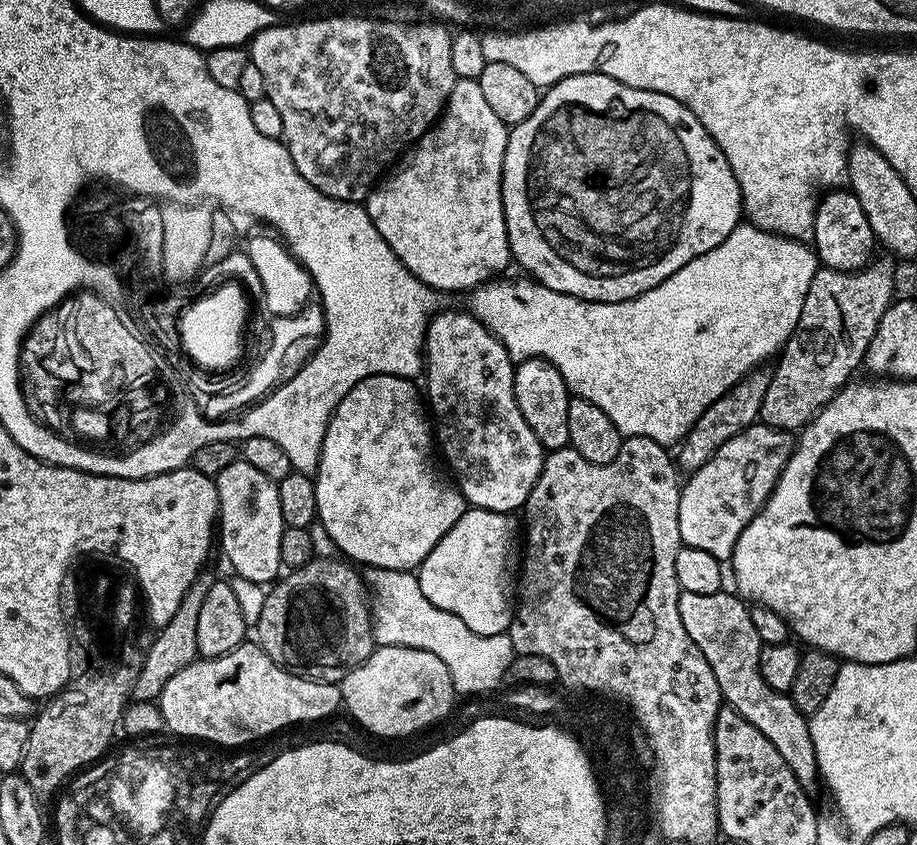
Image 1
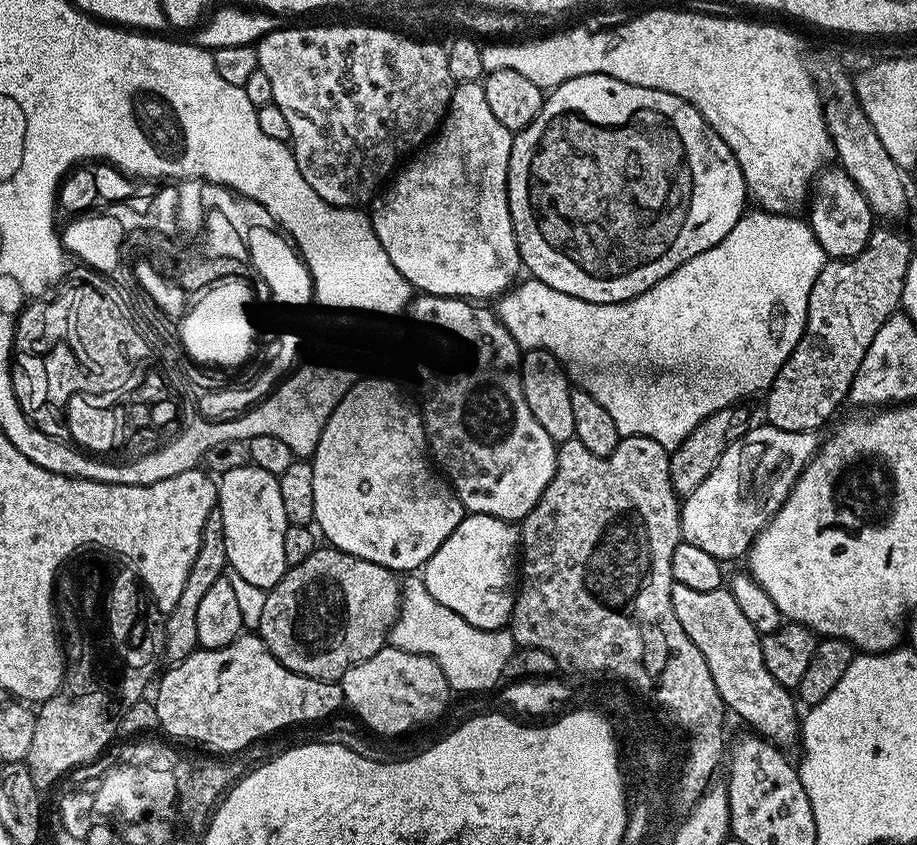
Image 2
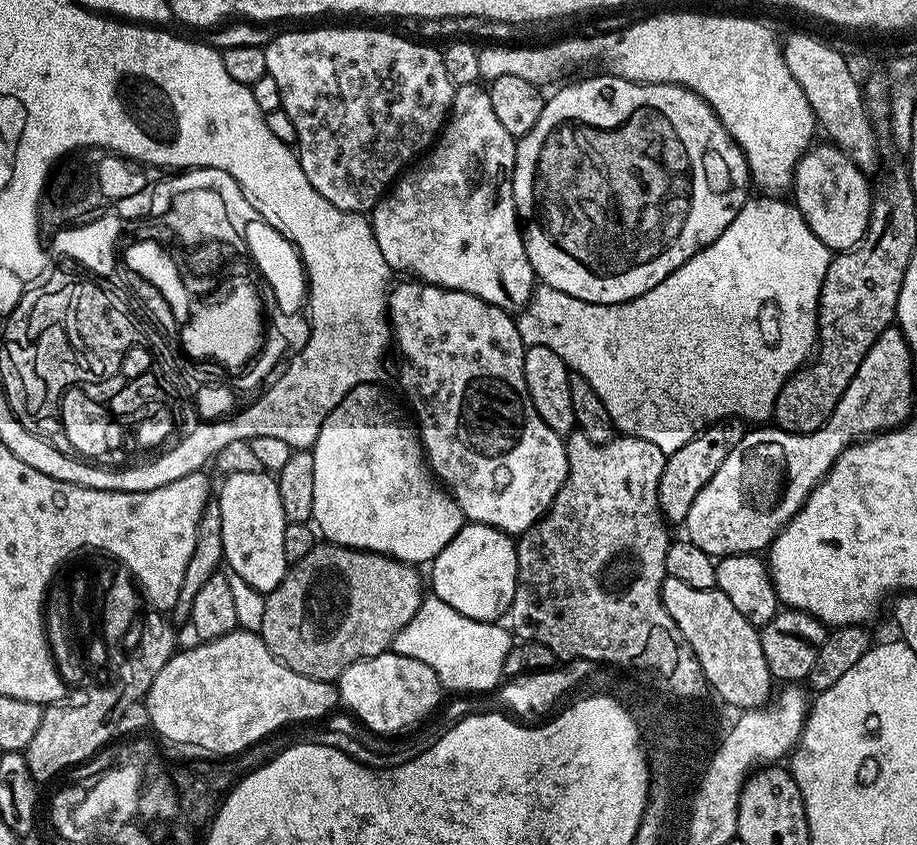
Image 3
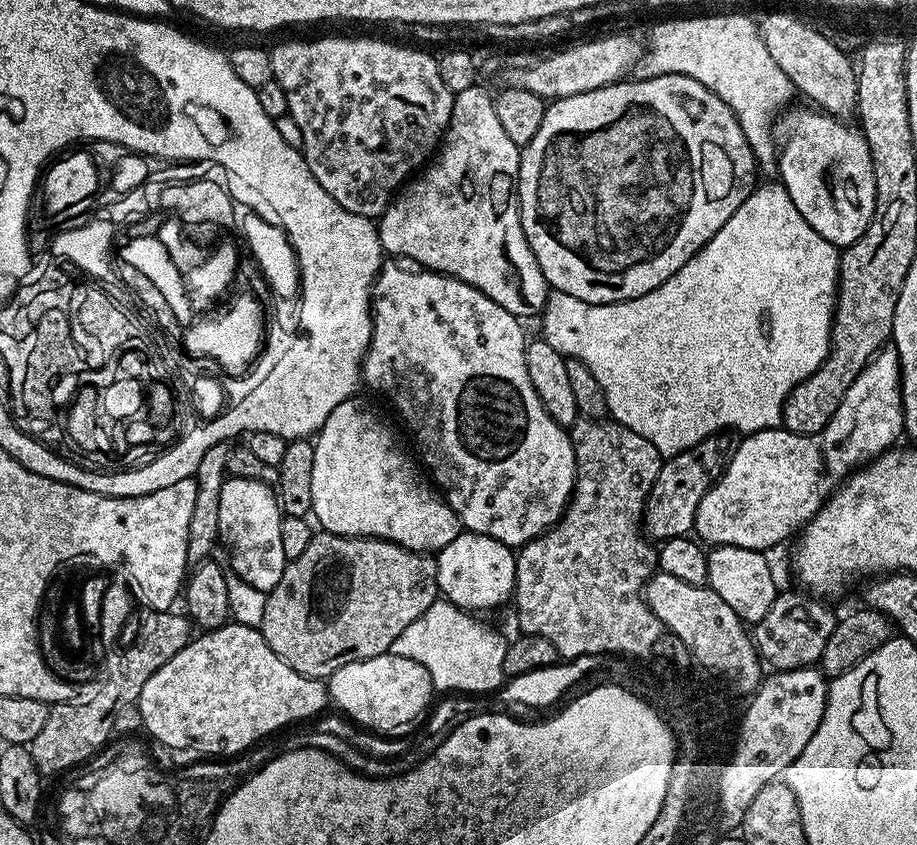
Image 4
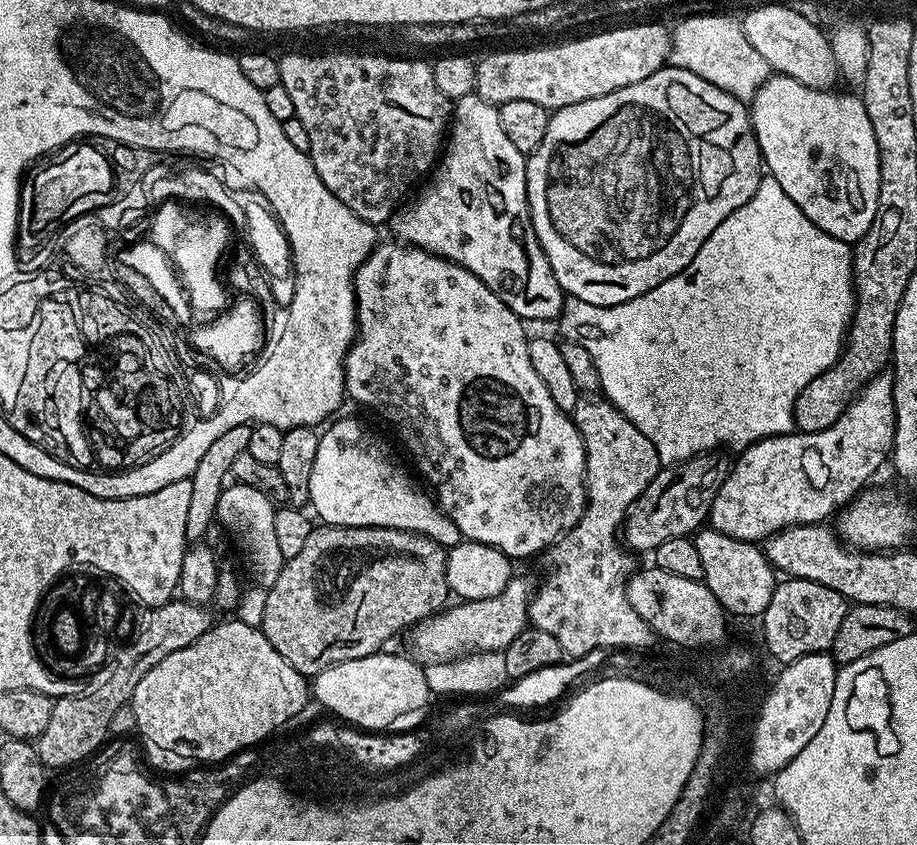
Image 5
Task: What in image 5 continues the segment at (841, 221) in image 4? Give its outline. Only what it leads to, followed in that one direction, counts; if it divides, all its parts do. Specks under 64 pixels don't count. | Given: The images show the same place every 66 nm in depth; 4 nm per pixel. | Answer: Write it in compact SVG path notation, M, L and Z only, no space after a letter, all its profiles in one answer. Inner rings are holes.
M772 74L769 75L764 85L756 91L756 95L752 97L750 115L752 117L752 131L756 133L756 141L760 147L763 167L776 179L778 186L782 186L782 190L786 190L786 194L795 202L798 210L802 210L802 214L806 214L806 218L810 218L810 222L814 222L814 226L818 226L818 230L822 230L842 242L855 245L856 241L864 237L866 230L870 230L878 210L878 198L880 197L878 142L874 142L874 126L870 126L870 114L866 114L863 99L859 95L851 96L848 92L836 91L826 88L811 88L789 76Z

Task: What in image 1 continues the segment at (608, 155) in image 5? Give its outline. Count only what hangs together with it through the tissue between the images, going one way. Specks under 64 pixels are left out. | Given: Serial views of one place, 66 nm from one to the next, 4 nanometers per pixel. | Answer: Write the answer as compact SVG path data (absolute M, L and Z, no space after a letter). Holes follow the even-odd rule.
M601 72L562 78L541 95L534 106L534 114L530 114L526 122L511 125L502 162L502 206L512 260L520 263L531 279L567 296L607 304L646 294L646 290L658 286L670 278L670 274L682 270L686 262L714 250L714 246L724 241L742 220L740 183L738 178L734 178L734 170L730 170L726 154L722 154L718 142L710 138L706 126L702 126L702 122L698 122L698 118L694 118L694 114L686 110L678 98L670 98L670 94L658 94L654 90L626 86Z

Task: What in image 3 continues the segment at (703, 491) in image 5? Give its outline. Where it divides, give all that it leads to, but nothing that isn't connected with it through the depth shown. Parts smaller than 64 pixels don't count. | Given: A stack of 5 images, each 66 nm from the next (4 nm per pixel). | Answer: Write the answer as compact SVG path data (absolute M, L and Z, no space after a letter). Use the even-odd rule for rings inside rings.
M739 418L710 424L696 433L694 438L690 438L690 442L682 446L682 450L667 453L662 478L658 484L658 502L660 512L669 525L683 525L686 514L690 514L690 506L694 506L694 498L698 498L698 490L702 490L702 486L706 486L706 482L714 478L714 470L718 470L718 466L726 462L726 454L730 454L730 450L738 446L745 431L745 421Z

